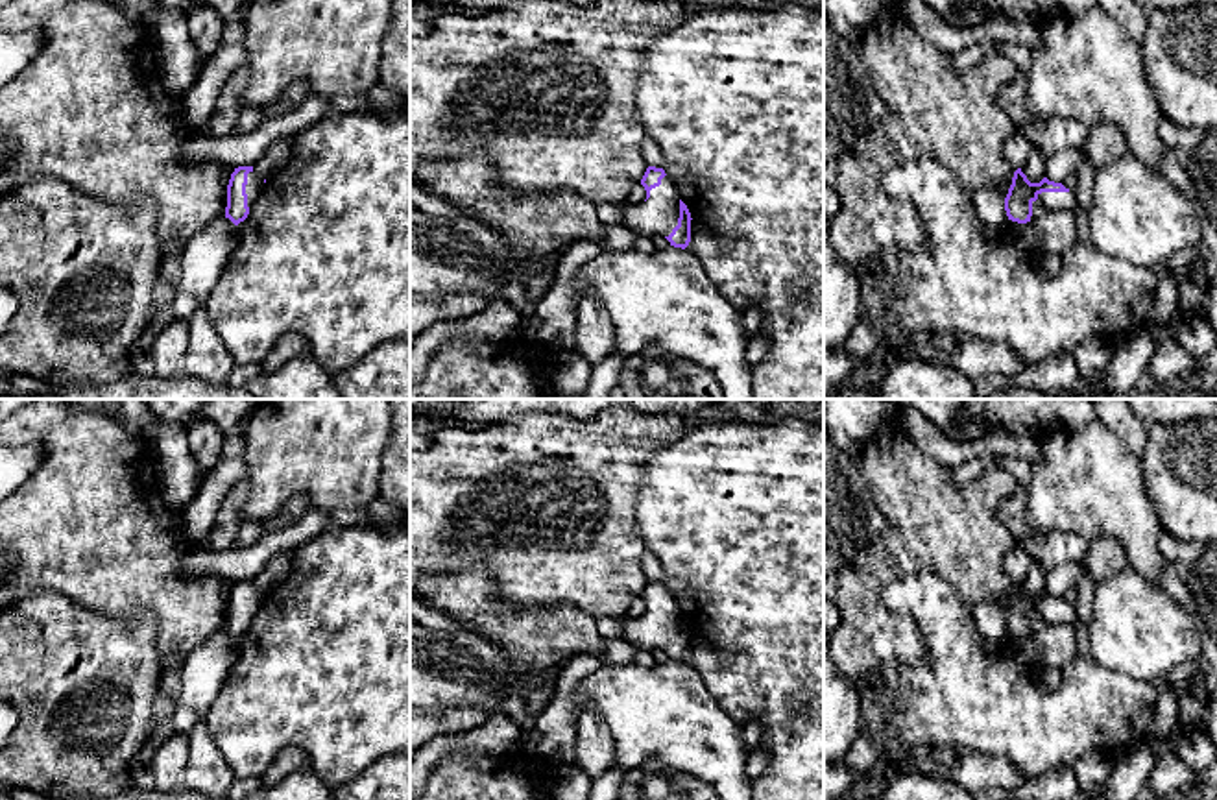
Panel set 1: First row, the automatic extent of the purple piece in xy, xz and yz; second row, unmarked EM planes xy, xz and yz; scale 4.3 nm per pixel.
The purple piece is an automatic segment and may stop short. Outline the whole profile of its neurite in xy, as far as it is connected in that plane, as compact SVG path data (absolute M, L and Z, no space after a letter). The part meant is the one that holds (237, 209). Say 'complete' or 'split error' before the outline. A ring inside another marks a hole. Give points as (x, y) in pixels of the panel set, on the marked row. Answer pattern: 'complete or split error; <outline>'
split error; M253 166L235 168L227 185L225 218L229 218L235 225L244 222L262 187L264 179L253 172Z

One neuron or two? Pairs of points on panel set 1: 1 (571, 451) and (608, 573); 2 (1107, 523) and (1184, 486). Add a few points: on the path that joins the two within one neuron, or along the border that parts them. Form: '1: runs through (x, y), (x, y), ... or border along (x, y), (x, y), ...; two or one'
1: runs through (575, 481), (569, 510), (578, 544); one
2: border along (1140, 459), (1145, 496), (1162, 527); two

